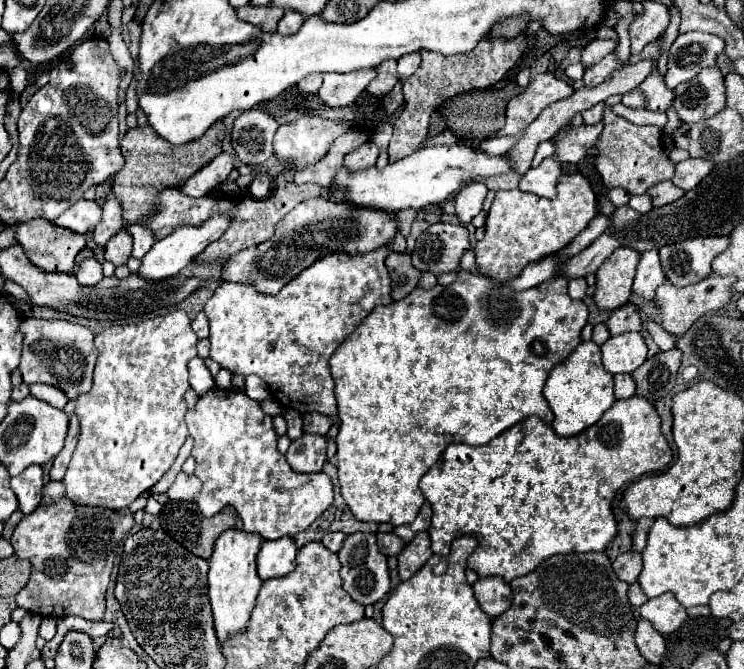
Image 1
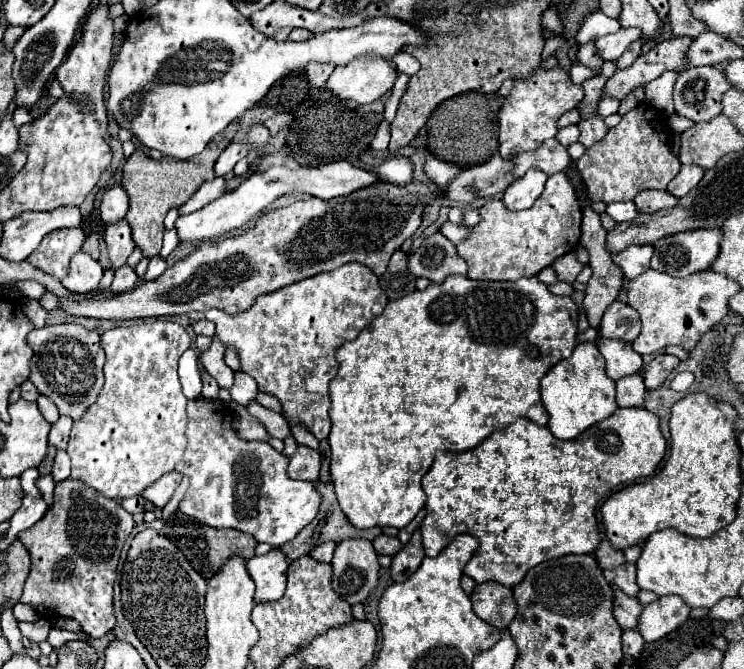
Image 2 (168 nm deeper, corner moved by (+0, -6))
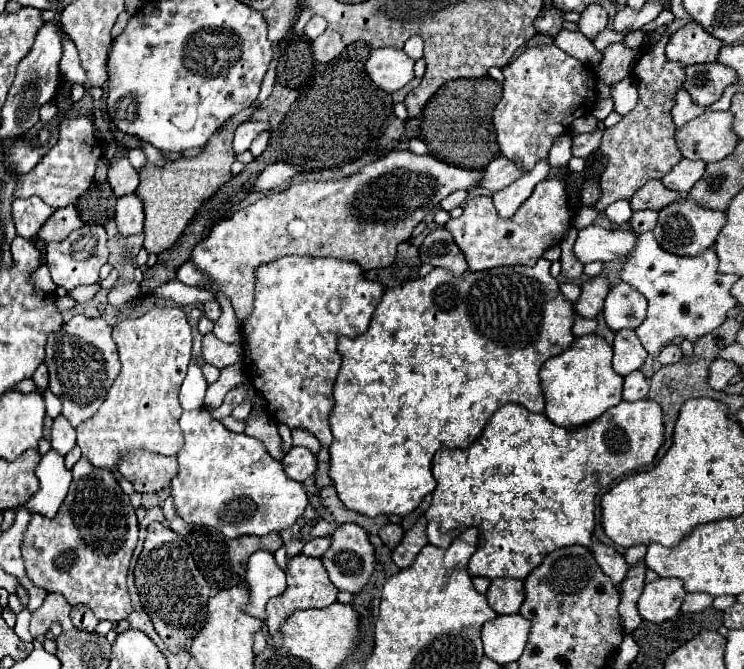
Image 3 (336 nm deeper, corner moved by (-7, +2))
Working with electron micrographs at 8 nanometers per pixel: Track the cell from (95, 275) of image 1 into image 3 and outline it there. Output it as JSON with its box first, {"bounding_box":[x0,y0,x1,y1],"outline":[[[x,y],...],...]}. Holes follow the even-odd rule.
{"bounding_box":[46,224,108,292],"outline":[[[84,224],[78,230],[74,230],[68,238],[64,238],[62,242],[48,242],[46,244],[46,266],[52,274],[54,284],[70,292],[76,286],[98,282],[98,272],[108,262],[106,240],[108,236],[102,224]]]}

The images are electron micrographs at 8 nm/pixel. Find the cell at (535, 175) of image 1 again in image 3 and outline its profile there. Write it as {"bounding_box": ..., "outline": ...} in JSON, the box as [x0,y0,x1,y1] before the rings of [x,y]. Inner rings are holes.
{"bounding_box":[492,162,548,218],"outline":[[[538,162],[532,170],[524,172],[516,182],[508,184],[504,190],[492,194],[494,208],[500,218],[510,218],[520,208],[520,204],[532,194],[536,184],[548,176],[548,162]]]}

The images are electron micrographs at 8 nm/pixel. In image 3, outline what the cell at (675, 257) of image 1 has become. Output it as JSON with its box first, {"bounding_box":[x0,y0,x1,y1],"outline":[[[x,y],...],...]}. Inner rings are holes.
{"bounding_box":[654,198,726,256],"outline":[[[680,198],[678,202],[672,202],[672,204],[668,204],[668,208],[660,210],[660,218],[654,228],[654,238],[664,250],[668,250],[672,254],[696,256],[716,242],[716,236],[718,236],[720,228],[724,226],[724,222],[726,222],[724,212],[698,206],[690,198]]]}

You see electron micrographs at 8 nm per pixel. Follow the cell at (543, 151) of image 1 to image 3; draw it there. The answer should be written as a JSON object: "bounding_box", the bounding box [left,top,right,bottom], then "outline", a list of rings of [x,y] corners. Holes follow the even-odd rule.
{"bounding_box":[492,44,596,168],"outline":[[[542,44],[524,50],[514,62],[502,68],[504,74],[504,92],[502,100],[496,104],[492,114],[492,124],[496,128],[496,140],[500,146],[500,154],[512,160],[516,166],[532,168],[540,160],[548,160],[548,152],[554,140],[572,130],[572,122],[578,116],[590,114],[596,102],[596,76],[594,70],[574,56],[560,50],[556,44]]]}

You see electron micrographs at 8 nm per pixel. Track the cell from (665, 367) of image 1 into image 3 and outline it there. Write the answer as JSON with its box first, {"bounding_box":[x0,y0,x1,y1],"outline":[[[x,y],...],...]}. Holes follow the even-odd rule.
{"bounding_box":[660,344,682,364],"outline":[[[668,344],[660,350],[660,362],[662,364],[676,364],[680,358],[682,358],[682,350],[678,344]]]}

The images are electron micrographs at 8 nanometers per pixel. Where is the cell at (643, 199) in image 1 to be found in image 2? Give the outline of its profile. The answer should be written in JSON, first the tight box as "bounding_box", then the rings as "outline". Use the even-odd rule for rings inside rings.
{"bounding_box":[607,202,639,222],"outline":[[[615,202],[615,204],[609,204],[609,206],[607,206],[607,214],[609,214],[615,222],[625,222],[625,220],[635,218],[639,212],[637,212],[635,202]]]}

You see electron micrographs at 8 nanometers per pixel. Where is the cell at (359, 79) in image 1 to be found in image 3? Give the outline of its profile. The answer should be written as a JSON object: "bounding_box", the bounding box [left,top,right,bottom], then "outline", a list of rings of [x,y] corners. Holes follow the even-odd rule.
{"bounding_box":[366,48,414,92],"outline":[[[378,48],[370,52],[366,72],[380,90],[396,92],[414,78],[414,60],[398,48]]]}

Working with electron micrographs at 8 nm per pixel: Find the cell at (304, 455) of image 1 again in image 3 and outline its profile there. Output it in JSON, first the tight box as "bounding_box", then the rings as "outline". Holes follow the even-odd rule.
{"bounding_box":[282,448,316,482],"outline":[[[292,448],[282,458],[282,466],[284,466],[284,472],[292,480],[306,482],[316,472],[316,456],[312,452],[308,452],[306,448]]]}

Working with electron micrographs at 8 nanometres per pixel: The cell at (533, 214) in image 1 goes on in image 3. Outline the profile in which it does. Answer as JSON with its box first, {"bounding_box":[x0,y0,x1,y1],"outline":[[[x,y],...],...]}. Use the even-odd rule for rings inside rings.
{"bounding_box":[444,180,574,272],"outline":[[[542,180],[534,188],[532,196],[508,220],[502,220],[496,214],[492,198],[476,196],[464,204],[462,216],[448,220],[444,228],[454,236],[456,246],[466,256],[468,270],[476,272],[494,266],[534,266],[536,260],[542,258],[544,250],[560,244],[566,228],[572,224],[572,218],[574,216],[568,208],[564,180]]]}

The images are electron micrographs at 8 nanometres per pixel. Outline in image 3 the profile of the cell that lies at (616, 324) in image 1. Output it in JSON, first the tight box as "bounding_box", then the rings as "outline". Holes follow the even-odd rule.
{"bounding_box":[604,280,646,332],"outline":[[[620,280],[614,284],[604,302],[606,326],[614,332],[624,328],[638,328],[646,318],[646,298],[630,284]]]}

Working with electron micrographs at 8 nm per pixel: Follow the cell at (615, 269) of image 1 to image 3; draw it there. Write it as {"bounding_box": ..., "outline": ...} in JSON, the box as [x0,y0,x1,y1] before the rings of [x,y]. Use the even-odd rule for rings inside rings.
{"bounding_box":[572,276,610,318],"outline":[[[594,276],[594,278],[586,280],[582,284],[582,294],[572,304],[576,314],[584,316],[584,318],[596,318],[596,314],[604,306],[604,298],[606,298],[608,290],[610,290],[610,284],[602,276]]]}

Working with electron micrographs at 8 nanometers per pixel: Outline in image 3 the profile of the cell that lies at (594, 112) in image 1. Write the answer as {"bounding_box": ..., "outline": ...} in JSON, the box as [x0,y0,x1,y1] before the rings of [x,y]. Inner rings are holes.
{"bounding_box":[572,130,602,158],"outline":[[[594,130],[588,134],[572,134],[572,156],[588,158],[600,146],[602,130]]]}

